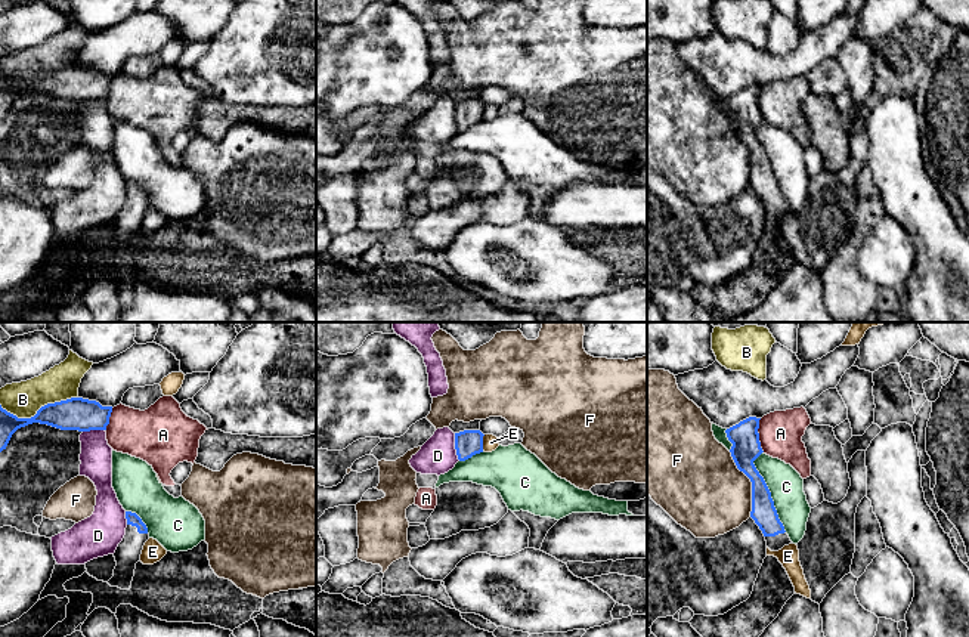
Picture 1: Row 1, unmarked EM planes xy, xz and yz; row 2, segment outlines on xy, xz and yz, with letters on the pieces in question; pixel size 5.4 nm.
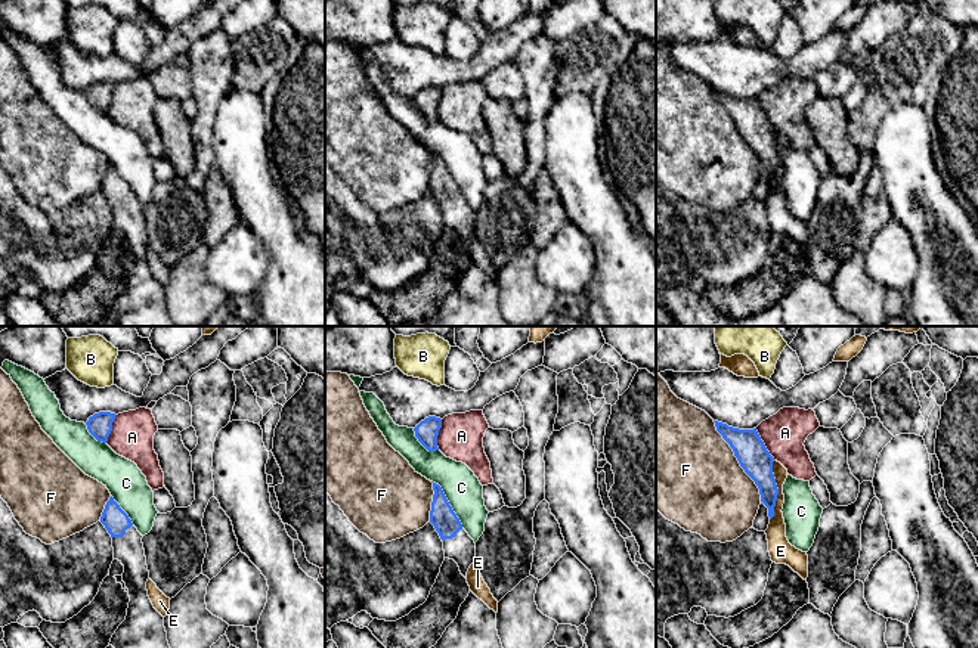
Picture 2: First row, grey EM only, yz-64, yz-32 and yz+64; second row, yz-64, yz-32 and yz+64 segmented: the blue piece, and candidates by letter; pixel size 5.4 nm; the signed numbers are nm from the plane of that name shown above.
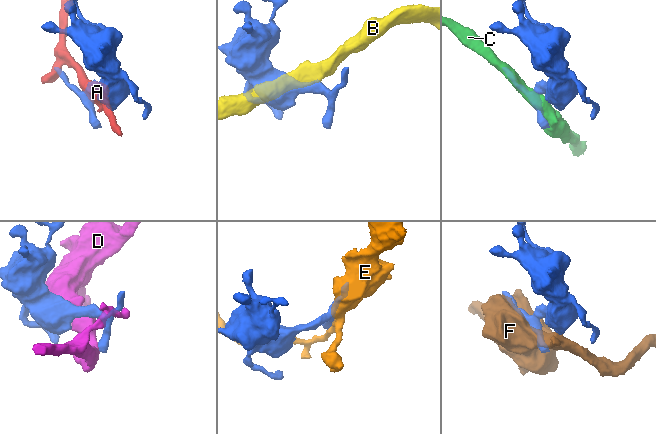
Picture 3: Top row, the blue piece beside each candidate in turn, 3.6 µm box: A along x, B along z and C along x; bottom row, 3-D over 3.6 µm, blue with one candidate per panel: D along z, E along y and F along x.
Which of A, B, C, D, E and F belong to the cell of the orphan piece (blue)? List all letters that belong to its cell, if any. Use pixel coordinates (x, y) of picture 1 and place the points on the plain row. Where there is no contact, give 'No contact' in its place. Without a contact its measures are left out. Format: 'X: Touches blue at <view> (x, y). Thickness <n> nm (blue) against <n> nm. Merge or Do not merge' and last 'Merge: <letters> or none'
A: Touches blue at yz (758, 104). Thickness 160 nm (blue) against 240 nm. Do not merge
B: Touches blue at xy (39, 79). Thickness 180 nm (blue) against 190 nm. Do not merge
C: Touches blue at yz (768, 160). Thickness 140 nm (blue) against 190 nm. Do not merge
D: Touches blue at xz (455, 116). Thickness 140 nm (blue) against 200 nm. Do not merge
E: Touches blue at xz (482, 111). Thickness 140 nm (blue) against 80 nm. Do not merge
F: Touches blue at yz (752, 152). Thickness 160 nm (blue) against 440 nm. Do not merge
Merge: none

